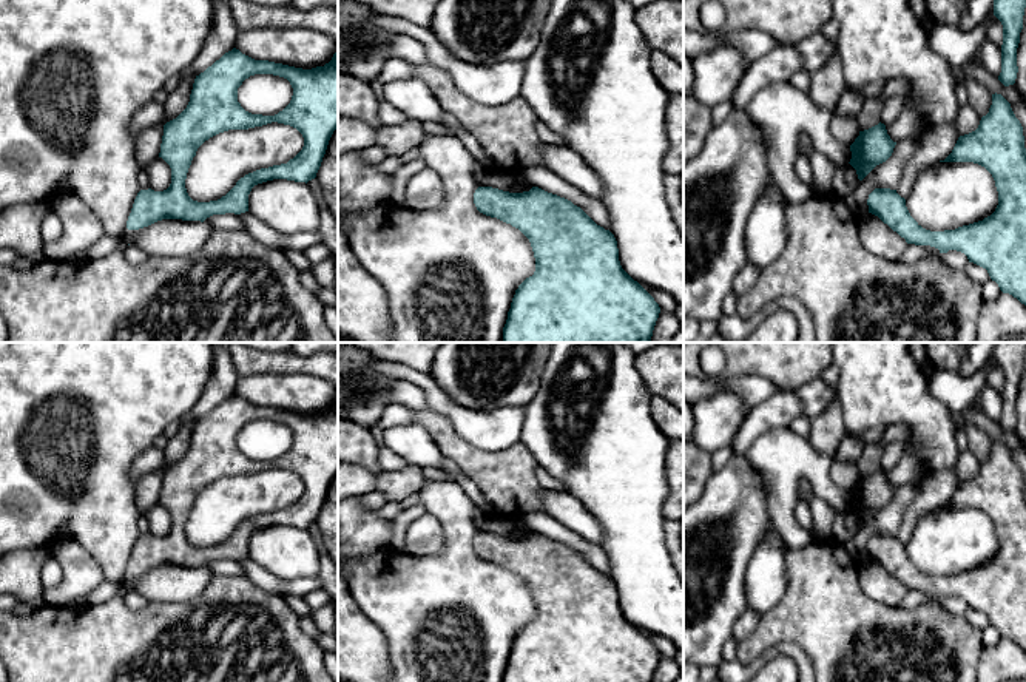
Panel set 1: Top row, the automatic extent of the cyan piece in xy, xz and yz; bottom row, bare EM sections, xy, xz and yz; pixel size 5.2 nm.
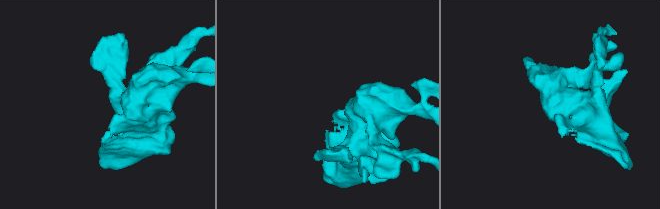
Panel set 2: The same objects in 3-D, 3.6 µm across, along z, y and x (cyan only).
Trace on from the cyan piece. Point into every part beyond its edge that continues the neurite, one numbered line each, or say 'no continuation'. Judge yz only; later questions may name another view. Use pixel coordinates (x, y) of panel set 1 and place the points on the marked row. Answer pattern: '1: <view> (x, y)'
1: yz (853, 297)

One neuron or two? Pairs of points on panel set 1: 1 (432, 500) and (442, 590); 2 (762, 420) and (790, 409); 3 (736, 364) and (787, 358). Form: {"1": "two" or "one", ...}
{"1": "one", "2": "one", "3": "one"}

